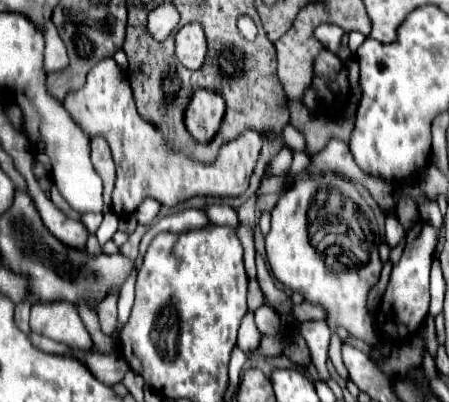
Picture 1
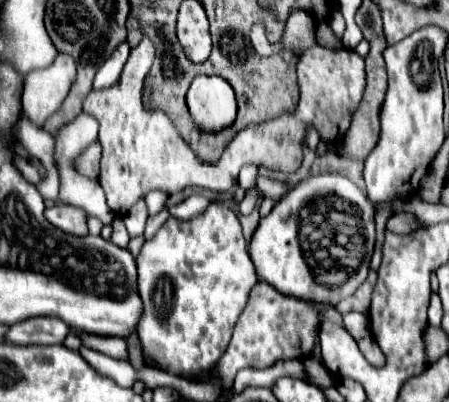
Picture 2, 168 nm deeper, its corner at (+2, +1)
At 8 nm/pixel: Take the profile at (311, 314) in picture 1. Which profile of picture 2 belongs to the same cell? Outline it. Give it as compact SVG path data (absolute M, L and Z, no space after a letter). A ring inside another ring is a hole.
M370 270L366 282L356 290L354 296L342 300L340 304L336 304L334 308L340 312L340 314L346 314L346 312L362 312L362 314L368 314L368 308L370 308L370 296L372 296L372 290L376 286L376 280L378 280L378 272L376 270Z

